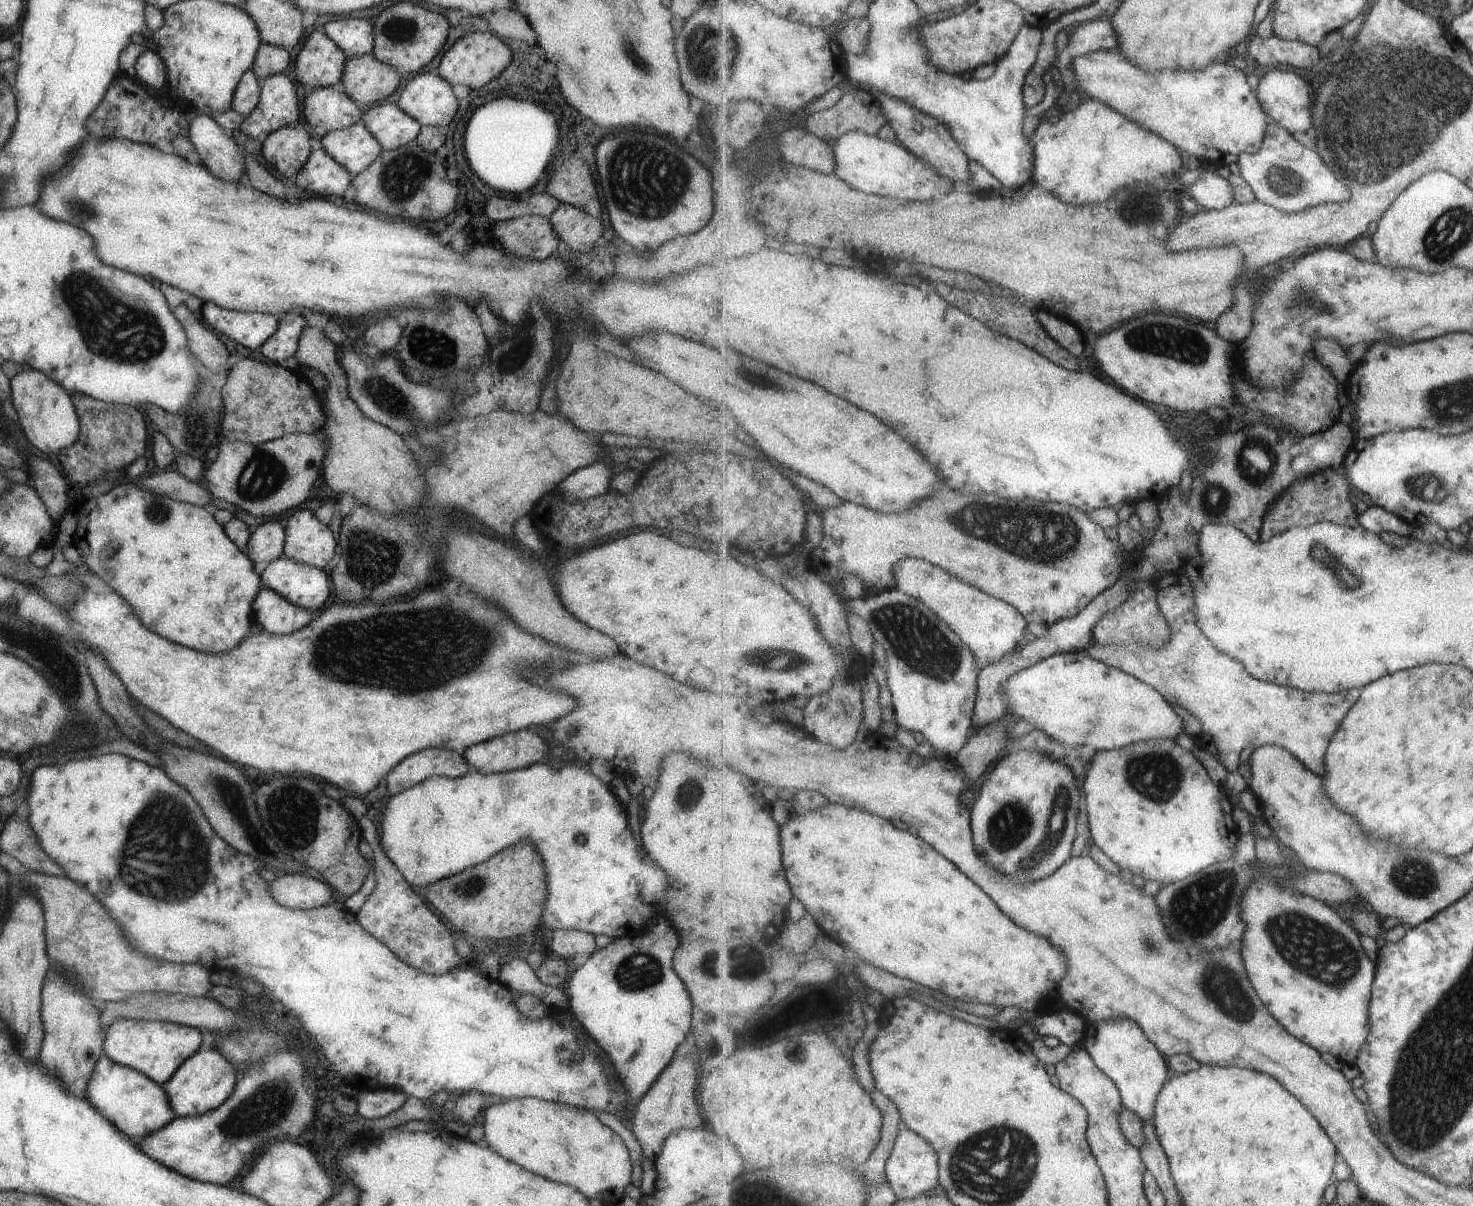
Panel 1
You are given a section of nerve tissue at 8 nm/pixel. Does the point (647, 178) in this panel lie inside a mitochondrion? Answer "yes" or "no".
yes

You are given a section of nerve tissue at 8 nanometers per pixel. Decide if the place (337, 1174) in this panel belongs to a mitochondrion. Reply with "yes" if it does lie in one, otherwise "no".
no

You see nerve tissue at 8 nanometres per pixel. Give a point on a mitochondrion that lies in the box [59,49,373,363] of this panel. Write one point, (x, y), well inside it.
(80, 209)

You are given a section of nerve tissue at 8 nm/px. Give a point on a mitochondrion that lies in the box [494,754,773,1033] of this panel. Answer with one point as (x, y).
(739, 964)

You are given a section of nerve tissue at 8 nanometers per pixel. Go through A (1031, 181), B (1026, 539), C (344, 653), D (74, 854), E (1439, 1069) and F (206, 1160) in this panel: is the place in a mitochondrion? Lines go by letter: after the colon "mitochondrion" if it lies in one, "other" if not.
A: other
B: mitochondrion
C: mitochondrion
D: other
E: mitochondrion
F: other

